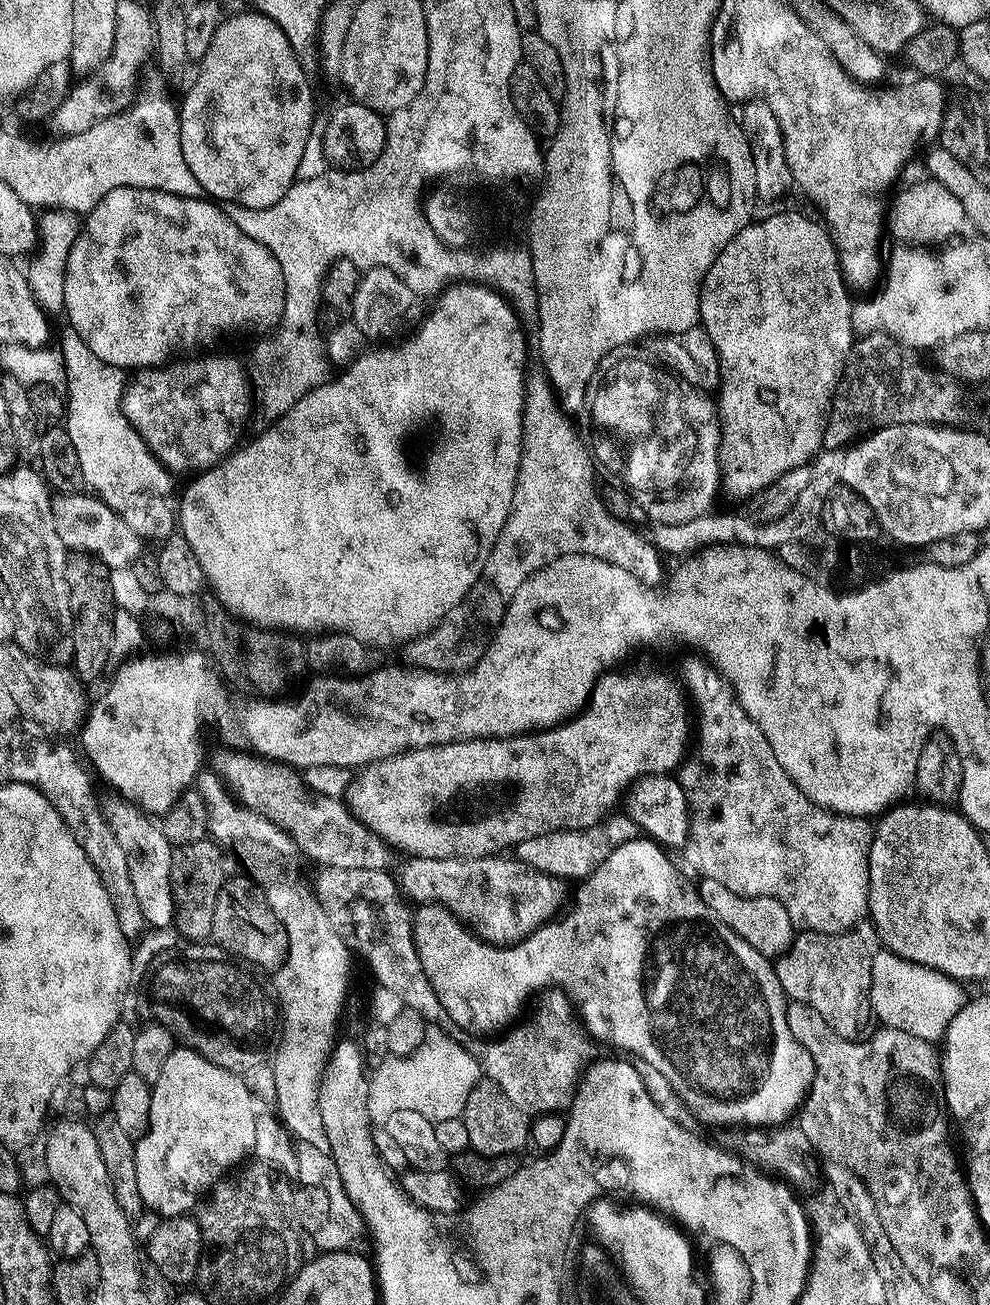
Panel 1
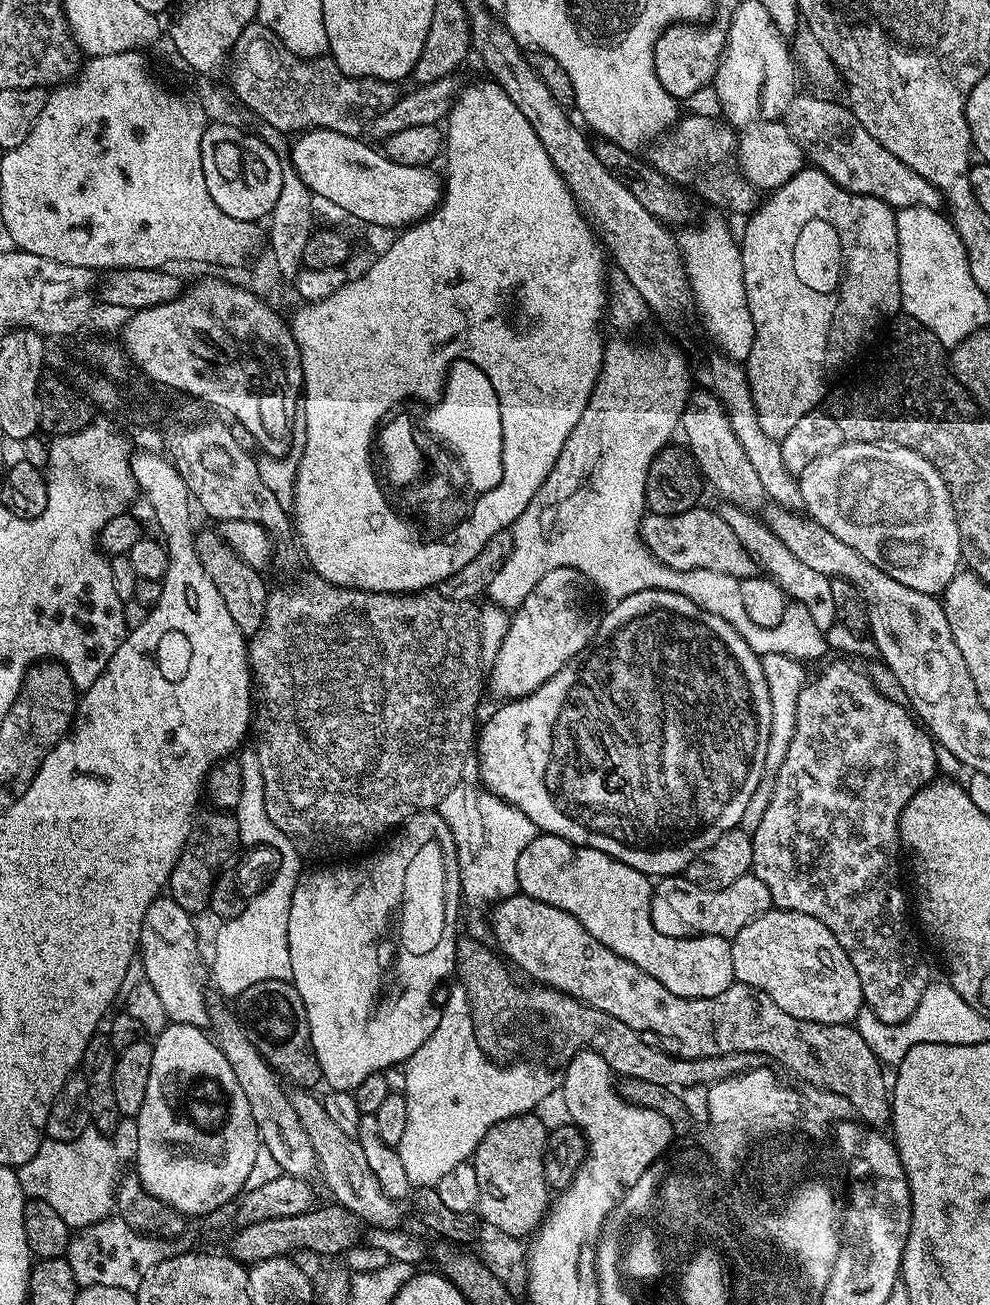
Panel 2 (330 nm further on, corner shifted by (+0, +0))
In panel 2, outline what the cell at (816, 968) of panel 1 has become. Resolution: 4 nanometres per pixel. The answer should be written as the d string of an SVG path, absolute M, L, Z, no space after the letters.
M767 912L742 926L730 943L735 983L766 994L786 1014L794 1014L794 1018L819 1024L851 1025L865 1007L862 982L858 982L854 962L850 962L838 938L810 914Z

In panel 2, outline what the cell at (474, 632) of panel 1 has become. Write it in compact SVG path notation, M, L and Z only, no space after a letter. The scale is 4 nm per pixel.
M315 574L309 577L309 580L304 580L293 588L273 587L269 591L266 618L248 640L248 664L252 667L254 684L259 692L258 711L254 716L254 751L262 770L266 812L270 814L270 820L278 826L278 830L291 838L296 851L307 854L317 848L320 852L341 852L344 855L341 857L348 858L375 845L375 840L383 832L391 833L414 814L439 809L442 798L446 798L446 794L450 794L450 790L454 790L454 786L465 779L464 767L468 764L468 752L470 756L478 736L476 707L480 704L480 691L485 691L486 688L486 674L480 664L481 609L470 600L451 600L440 590L367 592L361 588L343 588Z

